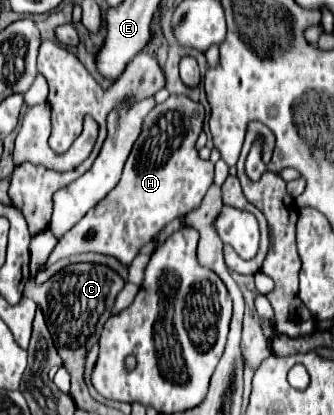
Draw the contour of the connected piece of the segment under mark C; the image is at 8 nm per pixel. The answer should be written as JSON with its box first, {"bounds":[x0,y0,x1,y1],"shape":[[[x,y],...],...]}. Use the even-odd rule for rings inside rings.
{"bounds":[25,264,123,372],"shape":[[[71,264],[45,284],[25,288],[25,296],[29,296],[41,308],[55,340],[57,352],[65,360],[65,368],[69,372],[85,372],[85,344],[87,340],[99,340],[103,324],[109,320],[111,308],[115,306],[115,298],[123,290],[123,286],[123,278],[105,266]]]}

